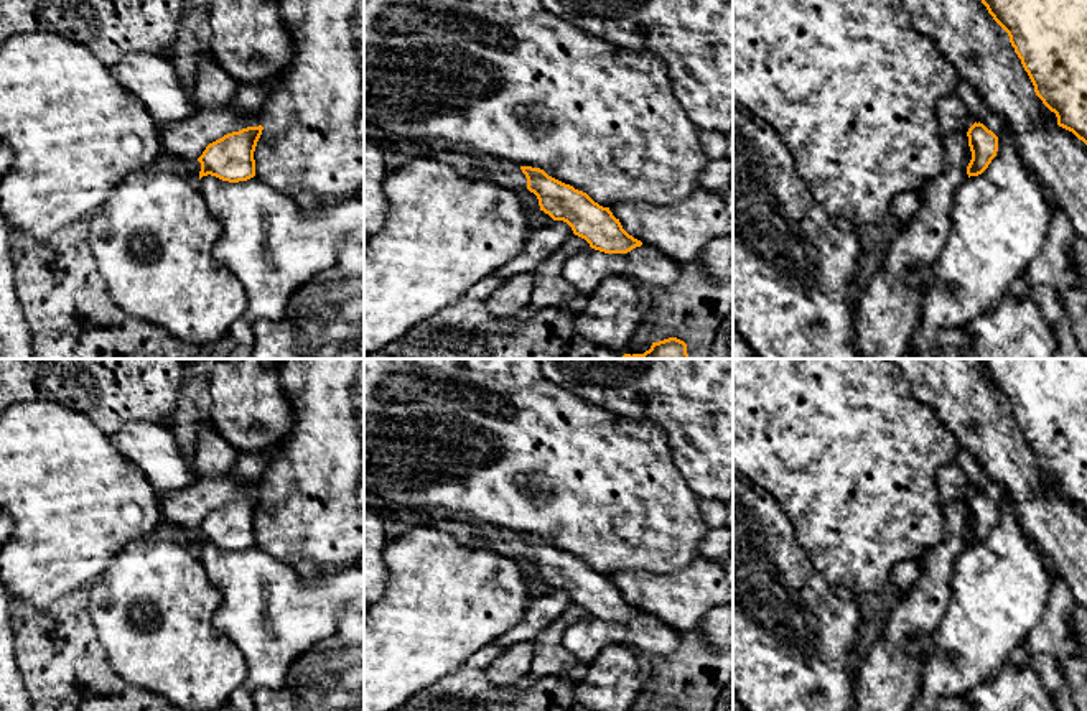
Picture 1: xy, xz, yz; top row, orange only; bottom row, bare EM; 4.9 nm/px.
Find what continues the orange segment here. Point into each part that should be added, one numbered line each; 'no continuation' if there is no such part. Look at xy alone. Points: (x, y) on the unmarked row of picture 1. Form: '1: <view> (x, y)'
no continuation

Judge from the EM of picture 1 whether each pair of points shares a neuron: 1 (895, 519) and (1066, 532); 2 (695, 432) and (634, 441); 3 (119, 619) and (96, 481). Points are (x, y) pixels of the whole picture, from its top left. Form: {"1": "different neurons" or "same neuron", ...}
{"1": "different neurons", "2": "different neurons", "3": "different neurons"}

